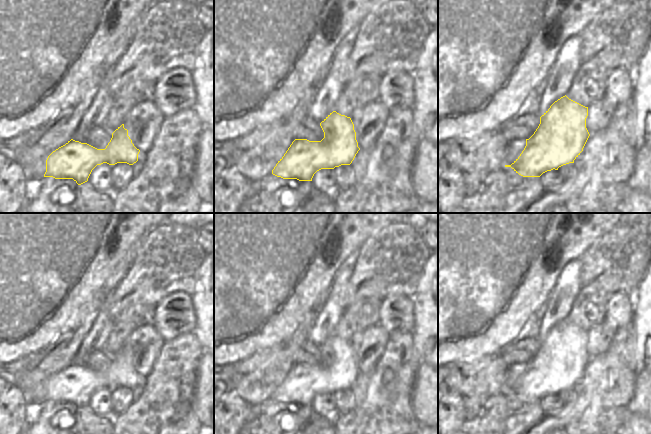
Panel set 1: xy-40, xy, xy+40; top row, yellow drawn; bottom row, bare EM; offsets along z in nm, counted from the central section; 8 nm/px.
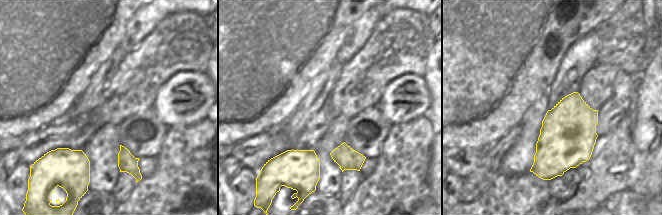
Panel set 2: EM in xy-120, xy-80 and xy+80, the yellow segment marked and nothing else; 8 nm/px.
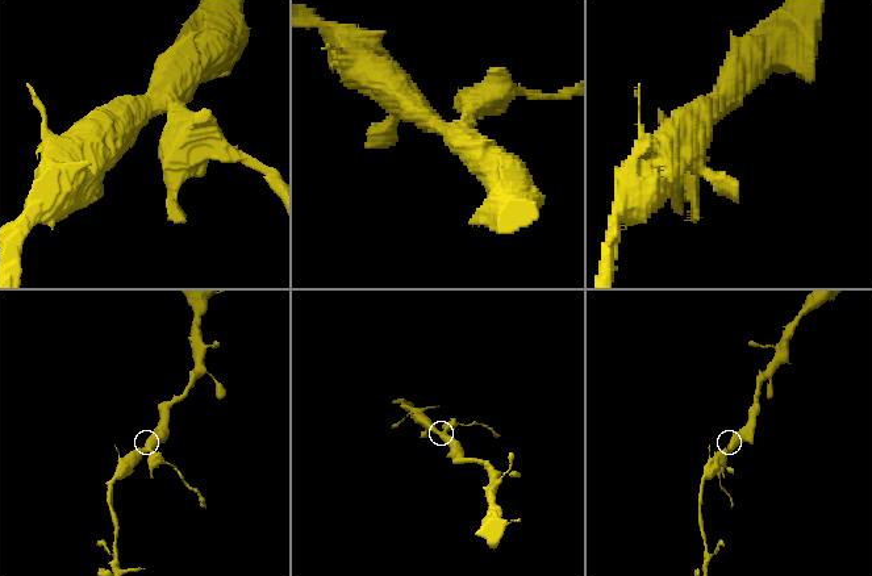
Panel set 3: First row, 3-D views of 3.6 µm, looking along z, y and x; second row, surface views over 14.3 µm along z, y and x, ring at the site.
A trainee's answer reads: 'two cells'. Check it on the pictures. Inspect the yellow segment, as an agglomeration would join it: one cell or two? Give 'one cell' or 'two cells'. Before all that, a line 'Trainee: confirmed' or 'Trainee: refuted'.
Trainee: confirmed
two cells

